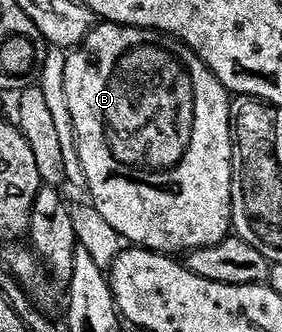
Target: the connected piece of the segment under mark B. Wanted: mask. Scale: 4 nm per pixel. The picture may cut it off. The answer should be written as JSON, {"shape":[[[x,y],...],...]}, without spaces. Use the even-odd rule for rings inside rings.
{"shape":[[[95,23],[94,29],[78,43],[78,47],[69,49],[65,56],[66,61],[62,64],[62,96],[66,99],[66,112],[70,115],[71,126],[74,127],[74,148],[78,151],[78,164],[82,167],[82,176],[86,179],[87,190],[90,191],[90,196],[88,196],[89,203],[93,204],[94,209],[108,221],[108,226],[112,226],[112,230],[116,230],[119,237],[131,245],[140,248],[151,248],[153,252],[164,252],[167,254],[185,254],[192,248],[212,246],[224,239],[232,228],[230,222],[230,102],[232,96],[216,78],[216,74],[212,74],[212,70],[208,70],[208,66],[204,61],[187,44],[183,44],[181,40],[175,40],[167,36],[165,32],[156,31],[155,28],[137,28],[131,24]]]}

